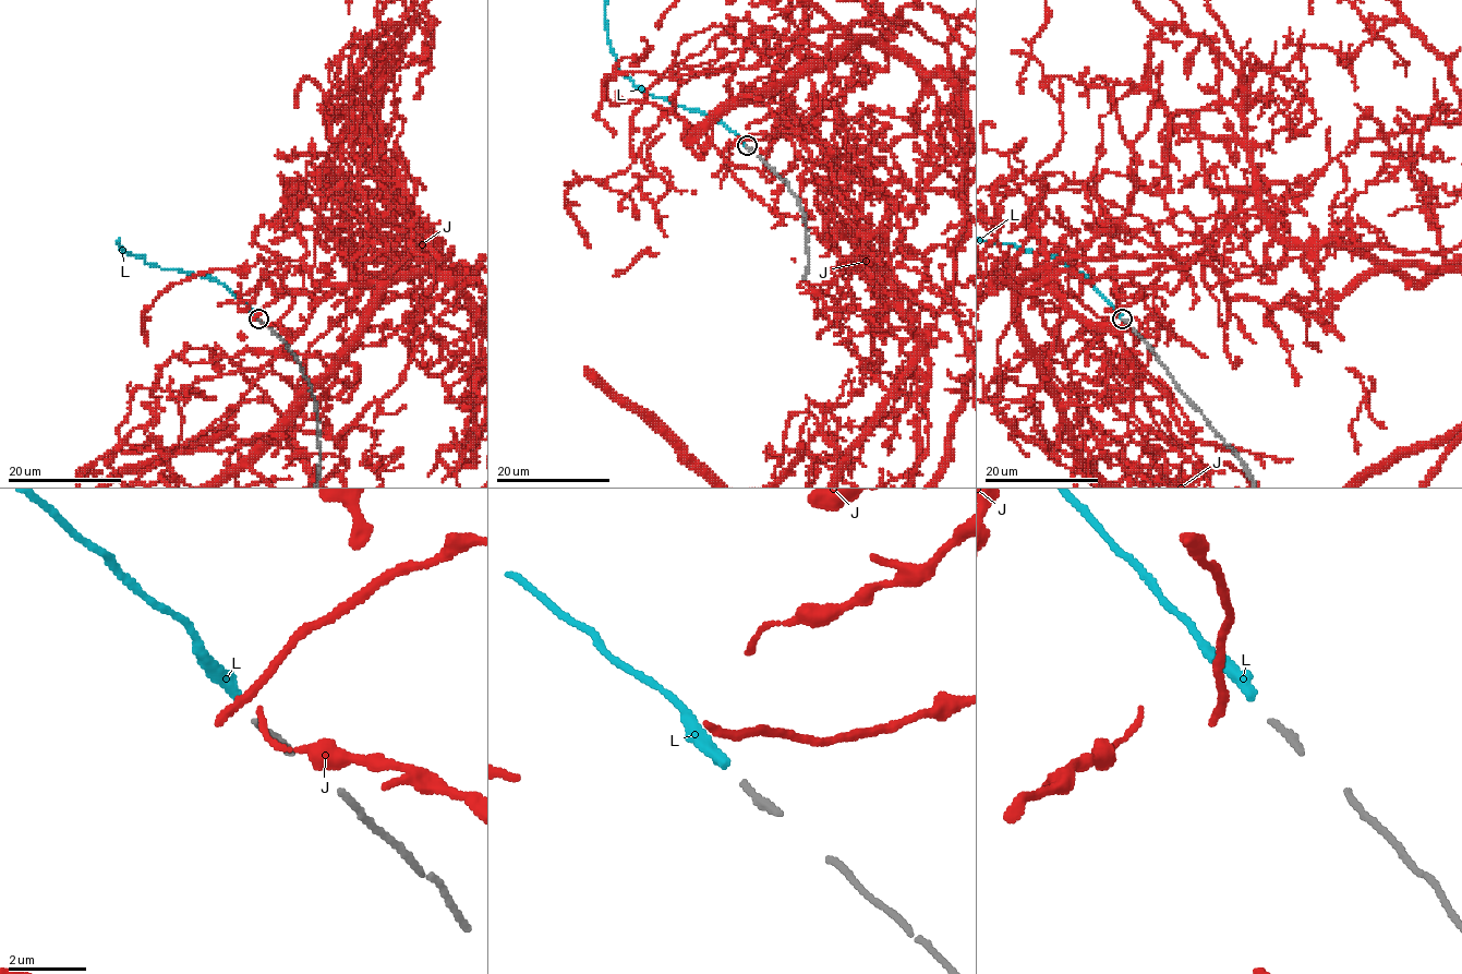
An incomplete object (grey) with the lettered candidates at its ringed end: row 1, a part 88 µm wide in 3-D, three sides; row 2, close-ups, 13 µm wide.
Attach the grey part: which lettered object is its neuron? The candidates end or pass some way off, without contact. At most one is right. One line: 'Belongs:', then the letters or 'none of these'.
Belongs: L

